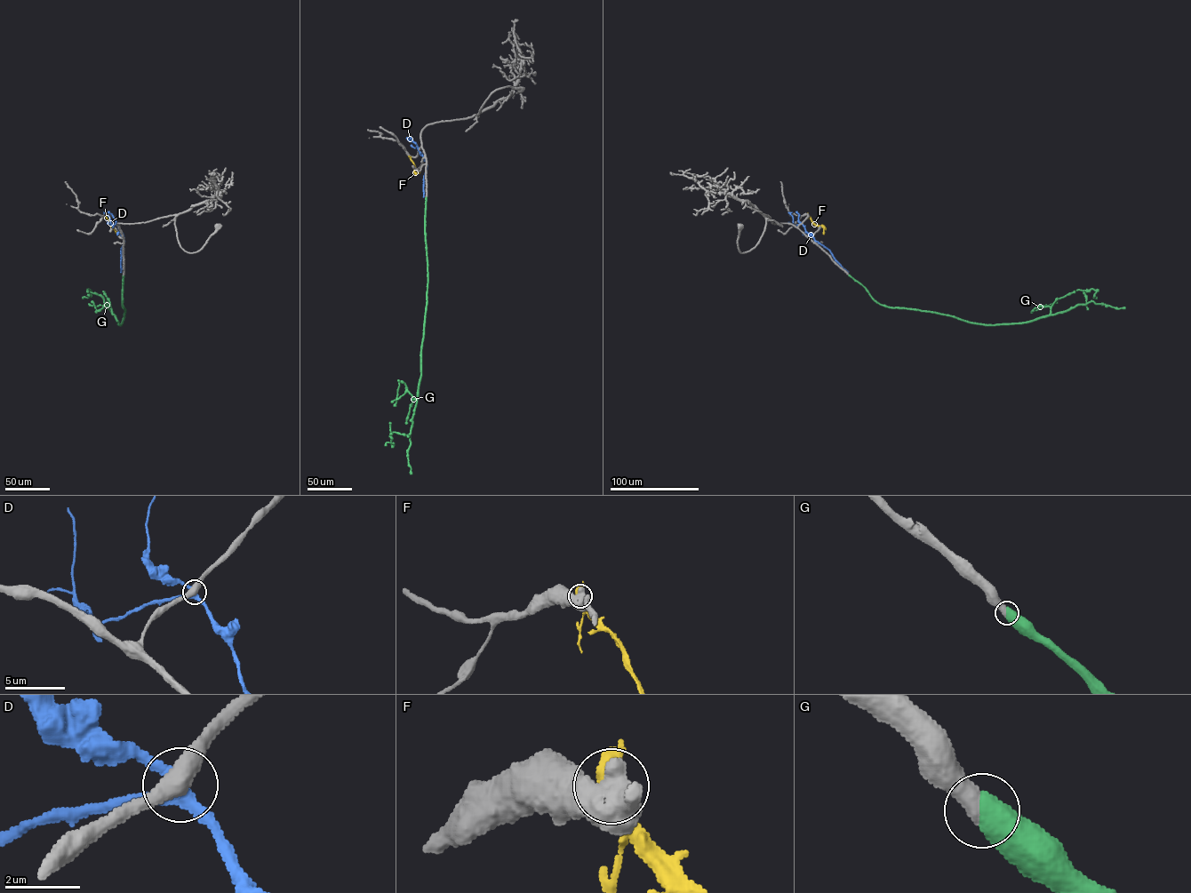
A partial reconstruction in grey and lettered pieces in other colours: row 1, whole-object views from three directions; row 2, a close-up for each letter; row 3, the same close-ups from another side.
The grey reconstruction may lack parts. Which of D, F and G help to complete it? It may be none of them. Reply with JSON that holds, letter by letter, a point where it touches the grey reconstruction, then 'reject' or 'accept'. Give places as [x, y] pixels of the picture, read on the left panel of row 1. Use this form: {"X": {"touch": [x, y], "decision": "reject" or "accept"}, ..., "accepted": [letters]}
{"D": {"touch": [115, 223], "decision": "reject"}, "F": {"touch": [107, 214], "decision": "reject"}, "G": {"touch": [123, 275], "decision": "accept"}, "accepted": ["G"]}

